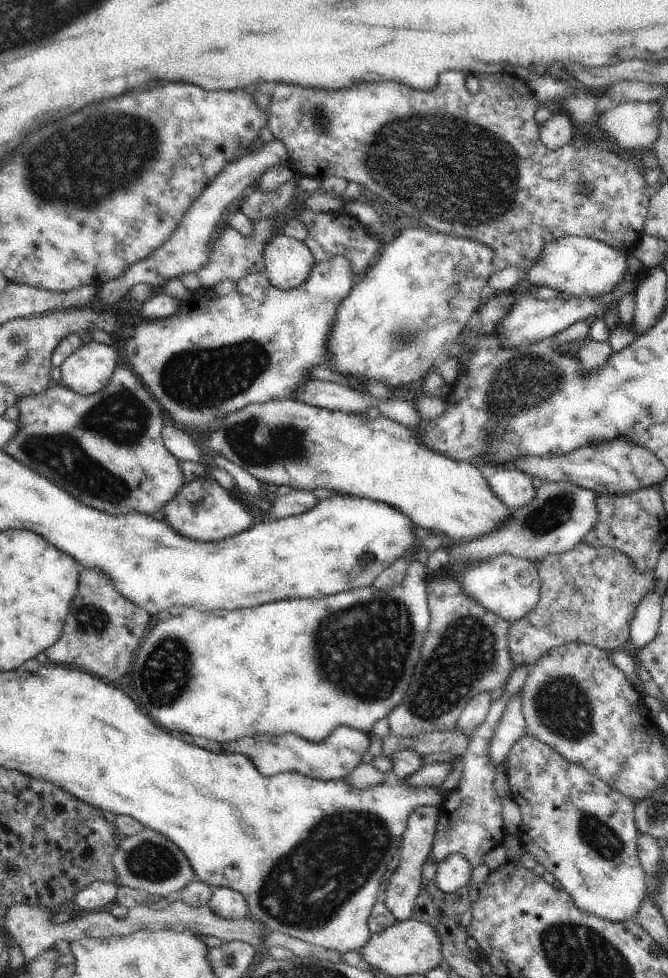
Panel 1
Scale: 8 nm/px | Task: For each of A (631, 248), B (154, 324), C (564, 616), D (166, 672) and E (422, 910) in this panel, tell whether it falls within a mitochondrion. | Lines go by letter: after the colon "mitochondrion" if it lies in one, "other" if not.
A: other
B: other
C: mitochondrion
D: mitochondrion
E: other

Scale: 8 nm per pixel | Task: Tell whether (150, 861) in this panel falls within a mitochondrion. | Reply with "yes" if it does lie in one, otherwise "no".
yes

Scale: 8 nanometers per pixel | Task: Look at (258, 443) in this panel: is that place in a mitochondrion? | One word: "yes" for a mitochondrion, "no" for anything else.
yes

